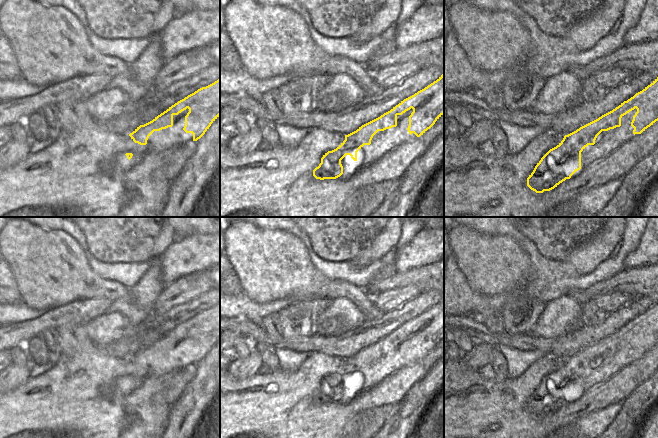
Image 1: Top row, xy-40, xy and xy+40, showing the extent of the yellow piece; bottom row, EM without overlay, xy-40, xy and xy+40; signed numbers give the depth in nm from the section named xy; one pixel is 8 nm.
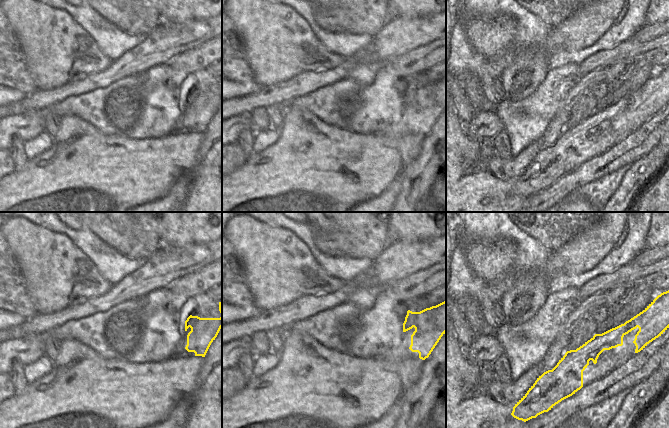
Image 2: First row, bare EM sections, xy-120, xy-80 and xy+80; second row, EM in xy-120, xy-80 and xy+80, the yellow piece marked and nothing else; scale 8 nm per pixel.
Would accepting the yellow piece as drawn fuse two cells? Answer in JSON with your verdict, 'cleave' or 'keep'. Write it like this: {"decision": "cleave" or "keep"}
{"decision": "keep"}

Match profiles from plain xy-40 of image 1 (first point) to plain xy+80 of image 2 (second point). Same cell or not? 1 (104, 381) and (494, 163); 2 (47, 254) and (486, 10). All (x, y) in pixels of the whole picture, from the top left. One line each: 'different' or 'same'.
1: same
2: different

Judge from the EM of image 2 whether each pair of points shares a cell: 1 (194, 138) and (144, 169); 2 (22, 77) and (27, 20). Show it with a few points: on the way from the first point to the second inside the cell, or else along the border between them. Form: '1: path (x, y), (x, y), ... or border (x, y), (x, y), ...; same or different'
1: path (182, 149), (162, 169), (156, 169); same
2: border (13, 34), (32, 77); different

